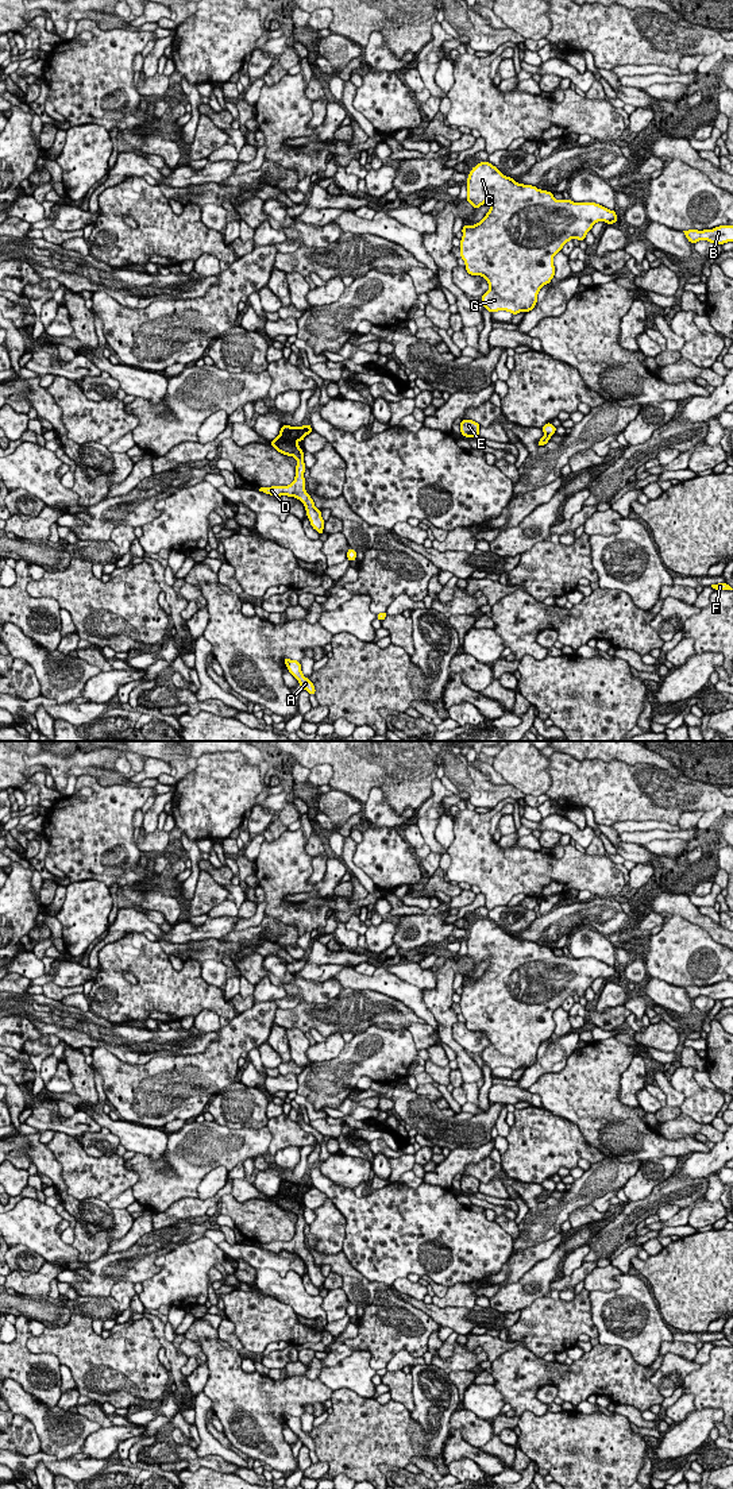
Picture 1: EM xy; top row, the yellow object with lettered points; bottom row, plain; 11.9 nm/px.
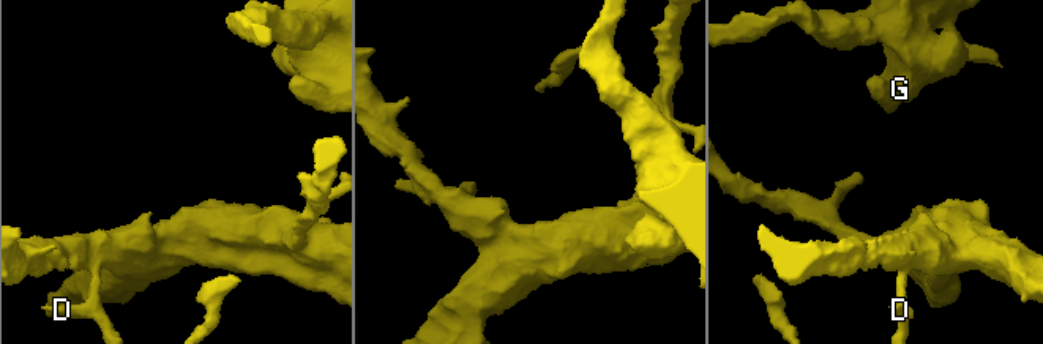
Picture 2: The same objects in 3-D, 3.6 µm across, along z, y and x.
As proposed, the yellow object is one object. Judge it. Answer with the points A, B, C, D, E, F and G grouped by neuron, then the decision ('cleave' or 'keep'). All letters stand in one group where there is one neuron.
groups A B C D E F G; keep

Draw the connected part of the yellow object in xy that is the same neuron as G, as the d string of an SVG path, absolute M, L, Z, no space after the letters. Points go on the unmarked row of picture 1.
M479 918L472 923L466 940L466 956L475 965L490 958L489 968L479 979L464 980L459 1004L466 1027L487 1037L490 1045L481 1057L491 1069L506 1066L517 1071L532 1066L536 1062L539 1046L551 1039L555 1031L555 1010L574 994L579 998L585 996L586 990L598 977L618 979L616 967L595 958L558 957L553 949L518 940L489 918Z

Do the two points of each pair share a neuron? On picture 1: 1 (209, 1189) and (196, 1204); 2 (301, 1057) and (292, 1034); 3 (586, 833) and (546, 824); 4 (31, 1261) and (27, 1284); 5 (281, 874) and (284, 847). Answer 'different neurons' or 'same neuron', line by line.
1: different neurons
2: same neuron
3: same neuron
4: different neurons
5: same neuron

